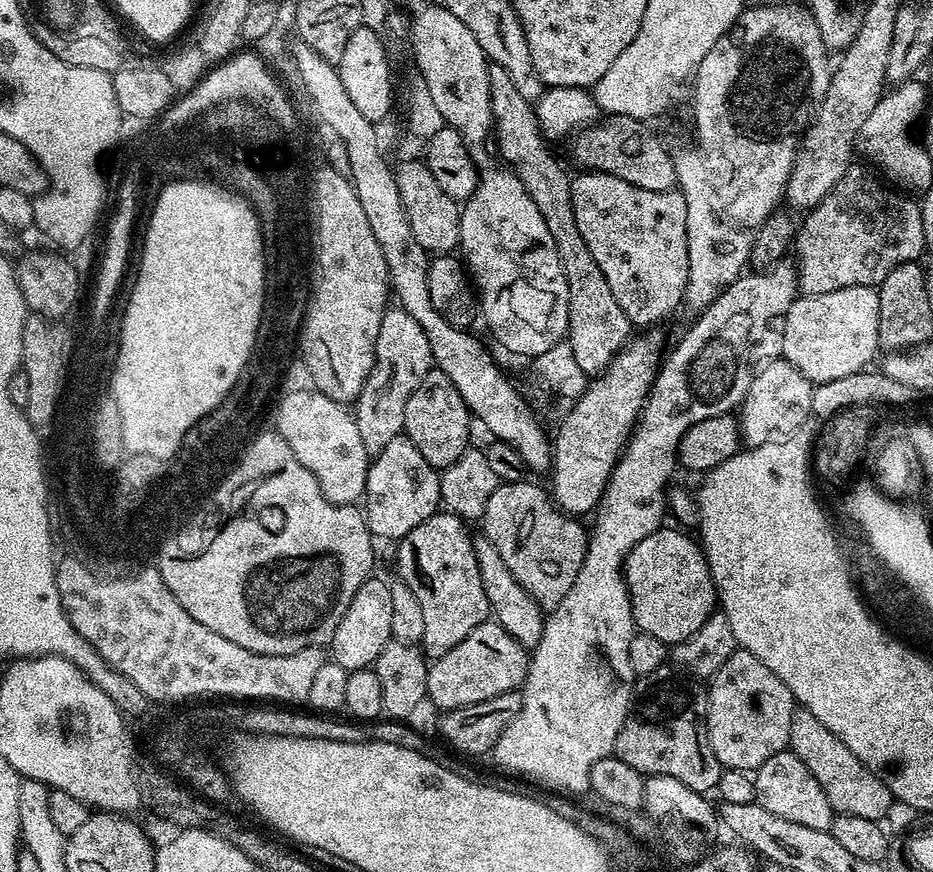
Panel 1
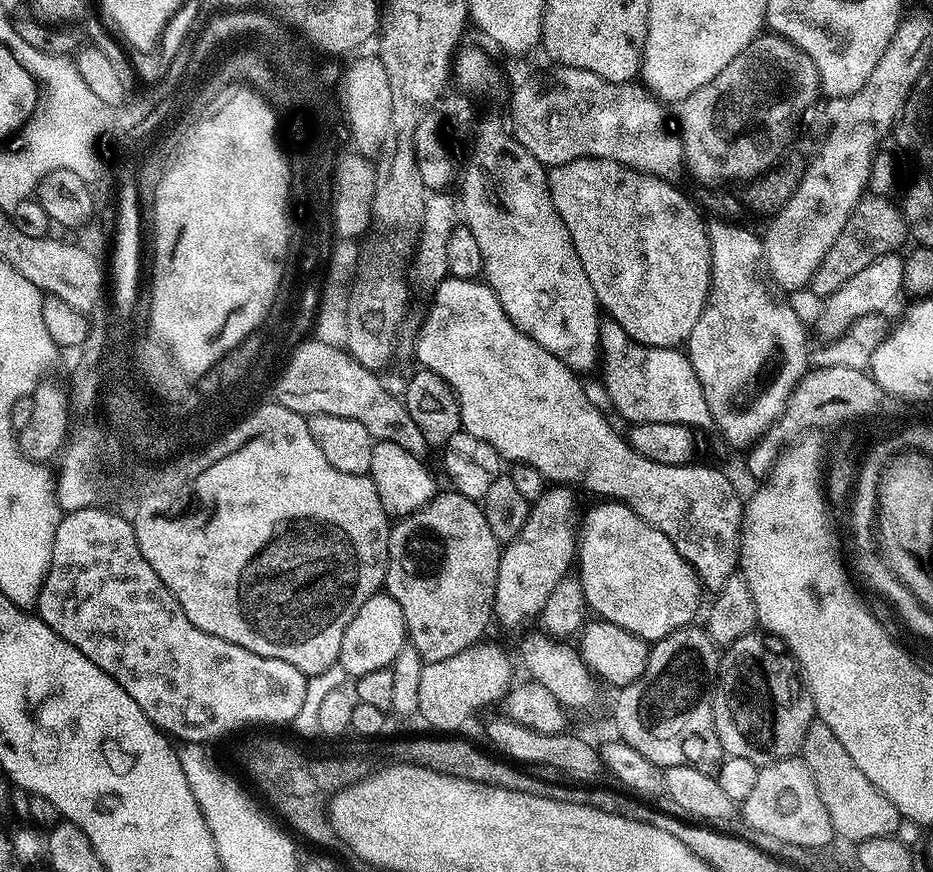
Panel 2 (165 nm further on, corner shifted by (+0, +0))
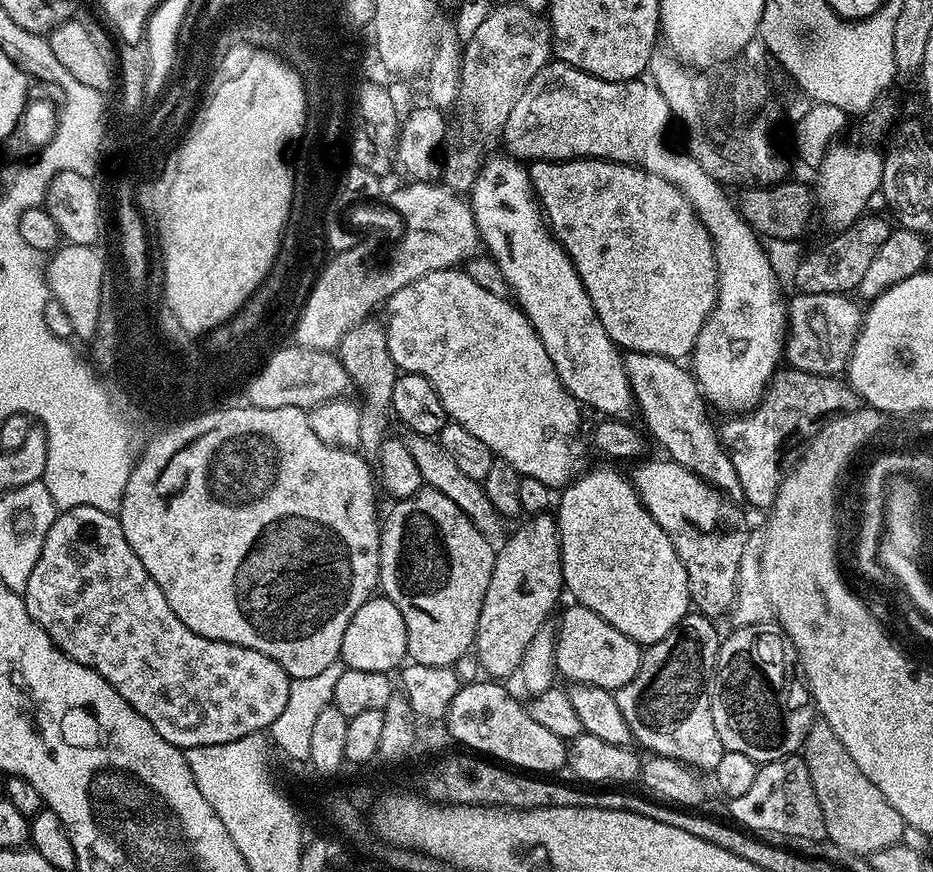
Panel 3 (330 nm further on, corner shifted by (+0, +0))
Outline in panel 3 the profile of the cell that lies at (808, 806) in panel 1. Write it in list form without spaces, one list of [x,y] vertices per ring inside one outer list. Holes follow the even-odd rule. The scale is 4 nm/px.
[[[803,755],[787,756],[769,764],[761,764],[758,778],[750,785],[750,790],[742,798],[727,801],[728,812],[741,829],[752,834],[761,834],[771,830],[772,833],[788,834],[790,838],[803,837],[822,840],[826,837],[826,822],[822,818],[822,806],[818,806],[818,794],[814,794],[814,782],[810,782],[810,770],[806,770]]]

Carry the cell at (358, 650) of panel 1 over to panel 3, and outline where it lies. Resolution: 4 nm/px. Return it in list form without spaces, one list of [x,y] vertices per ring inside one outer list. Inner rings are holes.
[[[383,594],[373,595],[371,600],[358,606],[358,614],[350,618],[346,634],[342,634],[340,660],[345,669],[391,673],[405,663],[407,655],[406,622],[402,622],[402,610]]]

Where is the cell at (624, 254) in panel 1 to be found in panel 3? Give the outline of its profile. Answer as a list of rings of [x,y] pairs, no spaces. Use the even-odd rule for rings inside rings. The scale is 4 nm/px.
[[[538,160],[528,168],[528,177],[532,179],[532,190],[552,229],[553,236],[568,251],[568,257],[574,262],[586,286],[586,294],[590,294],[590,302],[594,302],[594,310],[598,318],[602,318],[602,326],[606,326],[606,334],[610,334],[616,347],[630,352],[665,356],[666,359],[677,362],[683,361],[696,346],[698,334],[716,305],[716,291],[719,288],[712,239],[687,198],[666,178],[660,178],[658,174],[650,174],[645,168],[638,168],[634,164],[616,164],[613,160],[561,160],[559,162]]]

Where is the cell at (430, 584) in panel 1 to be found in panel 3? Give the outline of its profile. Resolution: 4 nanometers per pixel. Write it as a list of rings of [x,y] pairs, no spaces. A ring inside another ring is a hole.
[[[425,486],[406,500],[396,500],[393,505],[392,513],[383,517],[380,529],[379,587],[383,595],[402,610],[402,622],[406,622],[407,659],[413,664],[435,668],[459,665],[459,660],[467,652],[469,655],[476,643],[478,618],[482,614],[486,586],[490,586],[497,549],[493,541],[481,534],[478,526],[438,490]]]

